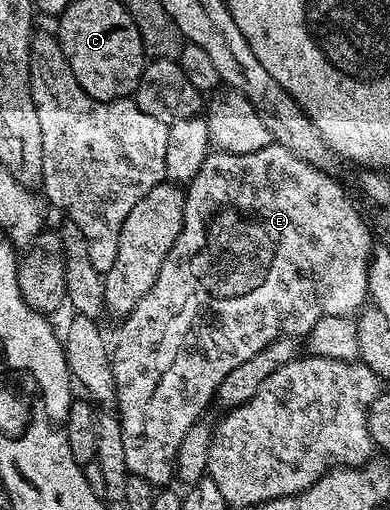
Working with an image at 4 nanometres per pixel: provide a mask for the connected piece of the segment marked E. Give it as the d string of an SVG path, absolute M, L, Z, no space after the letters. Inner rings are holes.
M271 143L260 151L247 153L211 151L204 159L198 174L188 182L180 235L176 243L172 243L160 267L160 275L156 275L156 283L152 283L152 291L148 291L148 295L144 295L144 299L140 299L140 303L136 303L134 310L121 322L122 330L118 333L118 342L112 345L111 369L115 377L116 416L124 435L124 463L129 473L140 475L140 479L148 479L148 483L155 487L169 486L169 481L173 482L176 477L177 452L184 435L203 416L202 411L206 404L215 400L220 383L230 371L235 370L246 359L252 358L252 355L256 355L268 343L283 336L284 330L290 335L309 334L312 326L321 317L347 317L363 304L362 300L367 300L366 271L368 258L372 253L370 229L366 226L365 219L358 214L357 207L350 202L349 195L332 180L334 179L323 170L309 165L292 151Z

